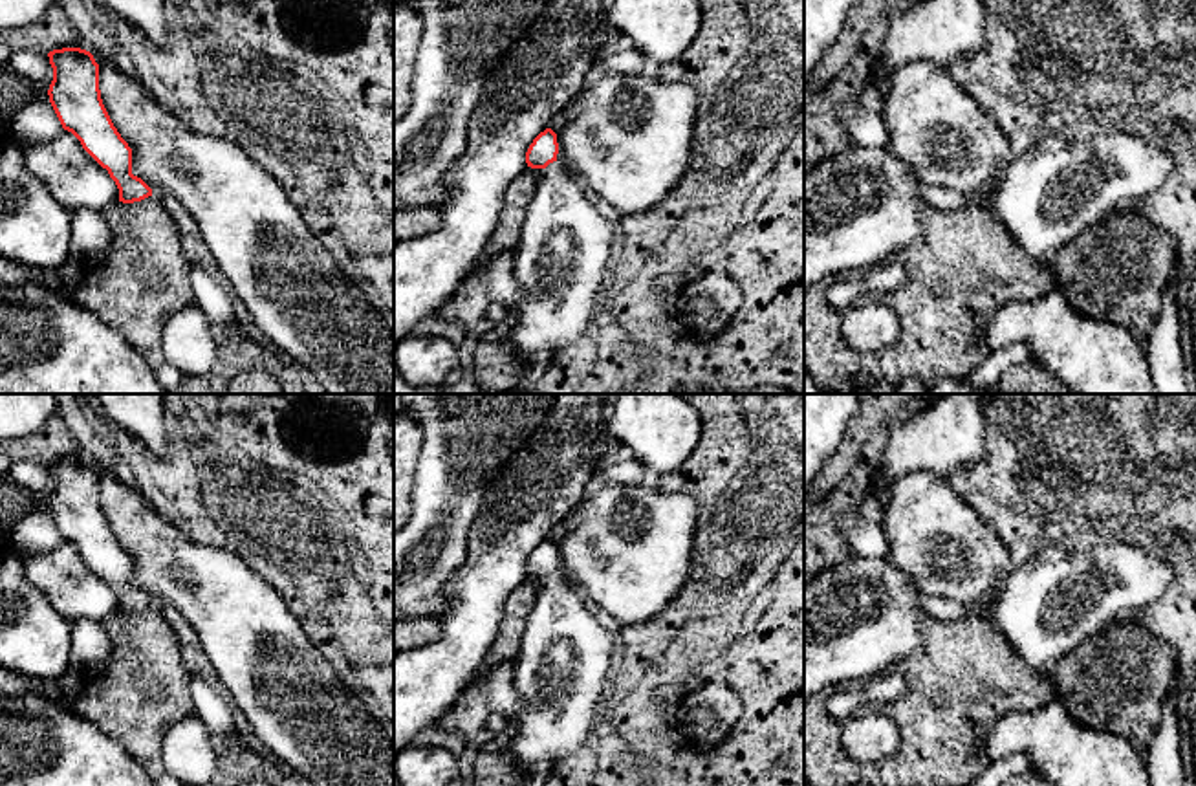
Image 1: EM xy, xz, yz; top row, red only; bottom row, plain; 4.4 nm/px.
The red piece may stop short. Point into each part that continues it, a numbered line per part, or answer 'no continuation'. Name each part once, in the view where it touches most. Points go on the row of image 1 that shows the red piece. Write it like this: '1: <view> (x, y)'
1: xz (565, 240)

